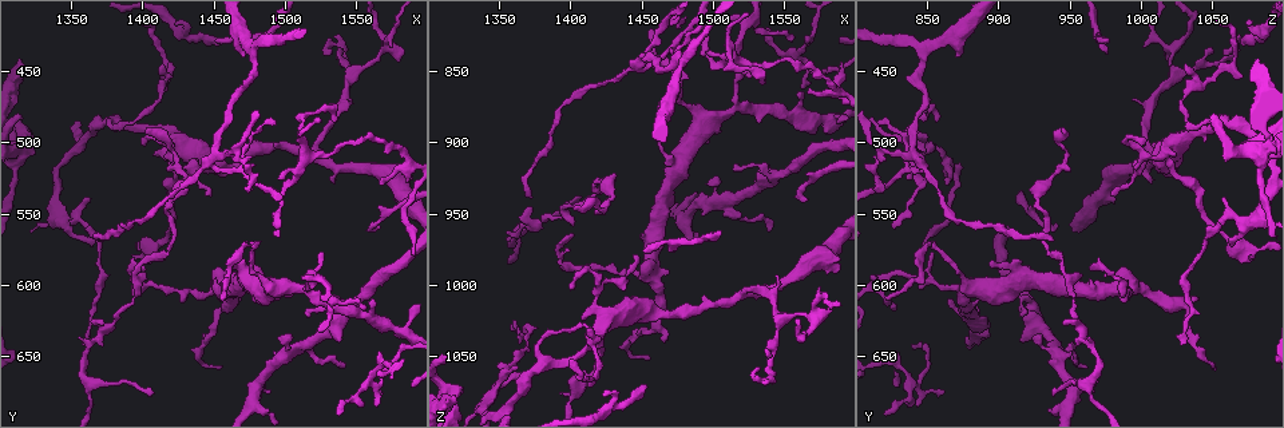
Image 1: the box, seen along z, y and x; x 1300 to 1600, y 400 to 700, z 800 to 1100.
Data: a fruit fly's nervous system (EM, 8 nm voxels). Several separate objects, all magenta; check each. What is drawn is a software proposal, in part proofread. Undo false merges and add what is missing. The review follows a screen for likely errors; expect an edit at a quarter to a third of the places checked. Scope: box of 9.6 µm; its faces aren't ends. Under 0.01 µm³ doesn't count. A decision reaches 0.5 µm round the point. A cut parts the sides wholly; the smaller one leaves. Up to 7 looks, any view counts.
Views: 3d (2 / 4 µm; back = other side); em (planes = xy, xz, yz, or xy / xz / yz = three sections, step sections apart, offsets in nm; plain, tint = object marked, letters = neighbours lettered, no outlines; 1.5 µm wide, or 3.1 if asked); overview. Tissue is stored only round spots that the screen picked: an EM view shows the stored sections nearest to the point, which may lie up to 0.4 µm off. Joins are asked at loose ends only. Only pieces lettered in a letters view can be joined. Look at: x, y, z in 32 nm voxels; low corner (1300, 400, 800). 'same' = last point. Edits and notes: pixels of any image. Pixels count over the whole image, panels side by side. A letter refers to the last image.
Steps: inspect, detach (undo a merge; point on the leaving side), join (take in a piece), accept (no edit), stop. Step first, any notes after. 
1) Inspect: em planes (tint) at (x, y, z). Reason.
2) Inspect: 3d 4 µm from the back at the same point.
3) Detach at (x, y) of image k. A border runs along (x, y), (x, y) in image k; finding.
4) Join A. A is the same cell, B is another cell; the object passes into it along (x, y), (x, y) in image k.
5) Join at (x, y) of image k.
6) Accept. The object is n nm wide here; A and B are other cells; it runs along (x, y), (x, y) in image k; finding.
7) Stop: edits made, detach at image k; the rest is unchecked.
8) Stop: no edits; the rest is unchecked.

Inspect: em xy step 8 (letters) at (1452, 430, 976). Tapers out.

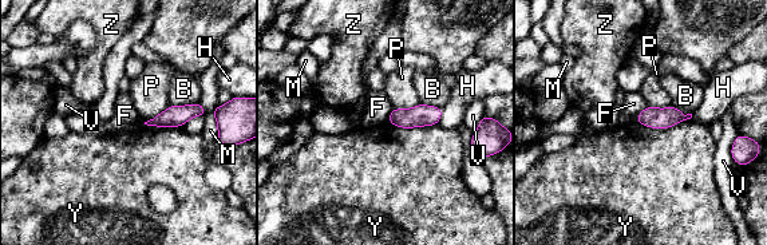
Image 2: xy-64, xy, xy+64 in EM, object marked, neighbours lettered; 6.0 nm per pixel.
Accept. The longest contact is with Y, 340 nm; B, F, H, M, P, V, Y and Z are other cells; a border runs along (691, 117), (664, 129), (635, 121) in image 2; no lettered piece goes on from it.

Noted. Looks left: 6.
Inspect: 3d 4 µm at (1476, 432, 852). Sudden change in width.

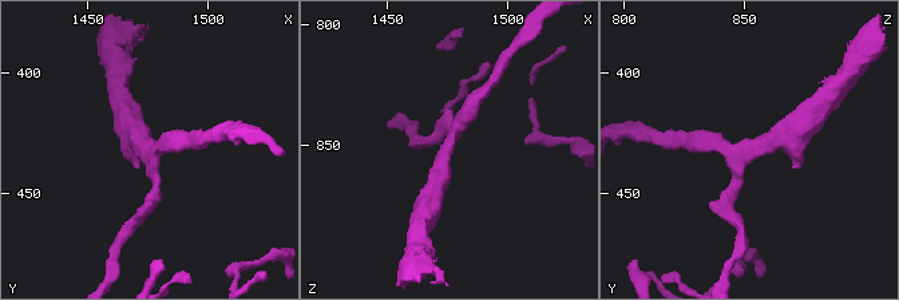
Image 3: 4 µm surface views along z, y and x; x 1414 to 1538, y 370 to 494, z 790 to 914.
Inspect: em planes (letters) at (1473, 432, 852).

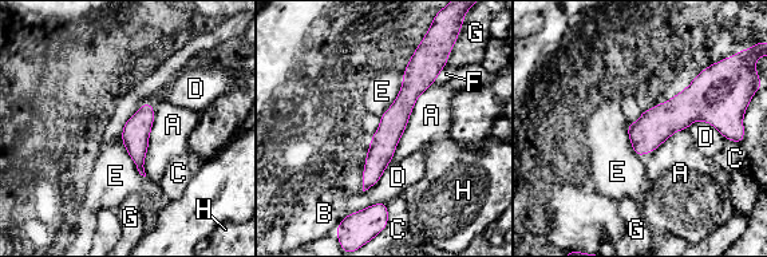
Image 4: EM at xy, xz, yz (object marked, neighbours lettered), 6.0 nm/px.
Accept. A, B, C, D, E, F, G and H are other cells; a border runs along (403, 74), (398, 97), (379, 115) in image 4; one cell here.

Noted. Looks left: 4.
Inspect: 3d 4 µm at (1554, 618, 826).

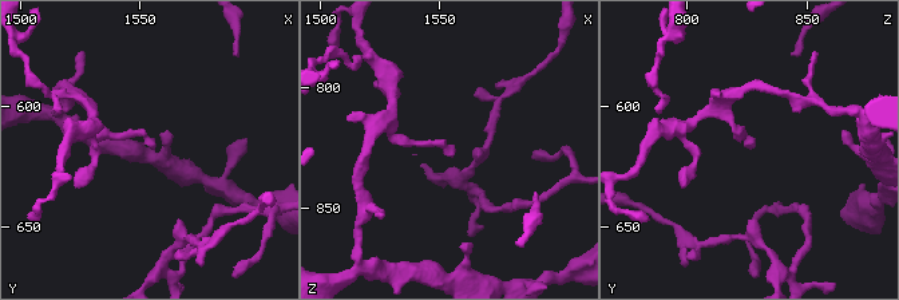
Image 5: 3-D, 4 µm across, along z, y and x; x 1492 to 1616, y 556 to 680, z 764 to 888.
Inspect: em planes (letters) at (1556, 618, 825). Shape alone is not enough.

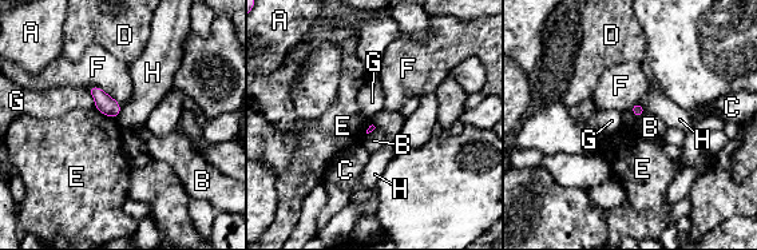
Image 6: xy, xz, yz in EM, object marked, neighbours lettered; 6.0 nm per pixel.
Accept. A, B, C, D, E, F, G and H are other cells; a border runs along (122, 106), (115, 118) in image 6; no lettered piece goes on from it.

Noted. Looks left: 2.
Stop: no edits; the rest is unchecked.

